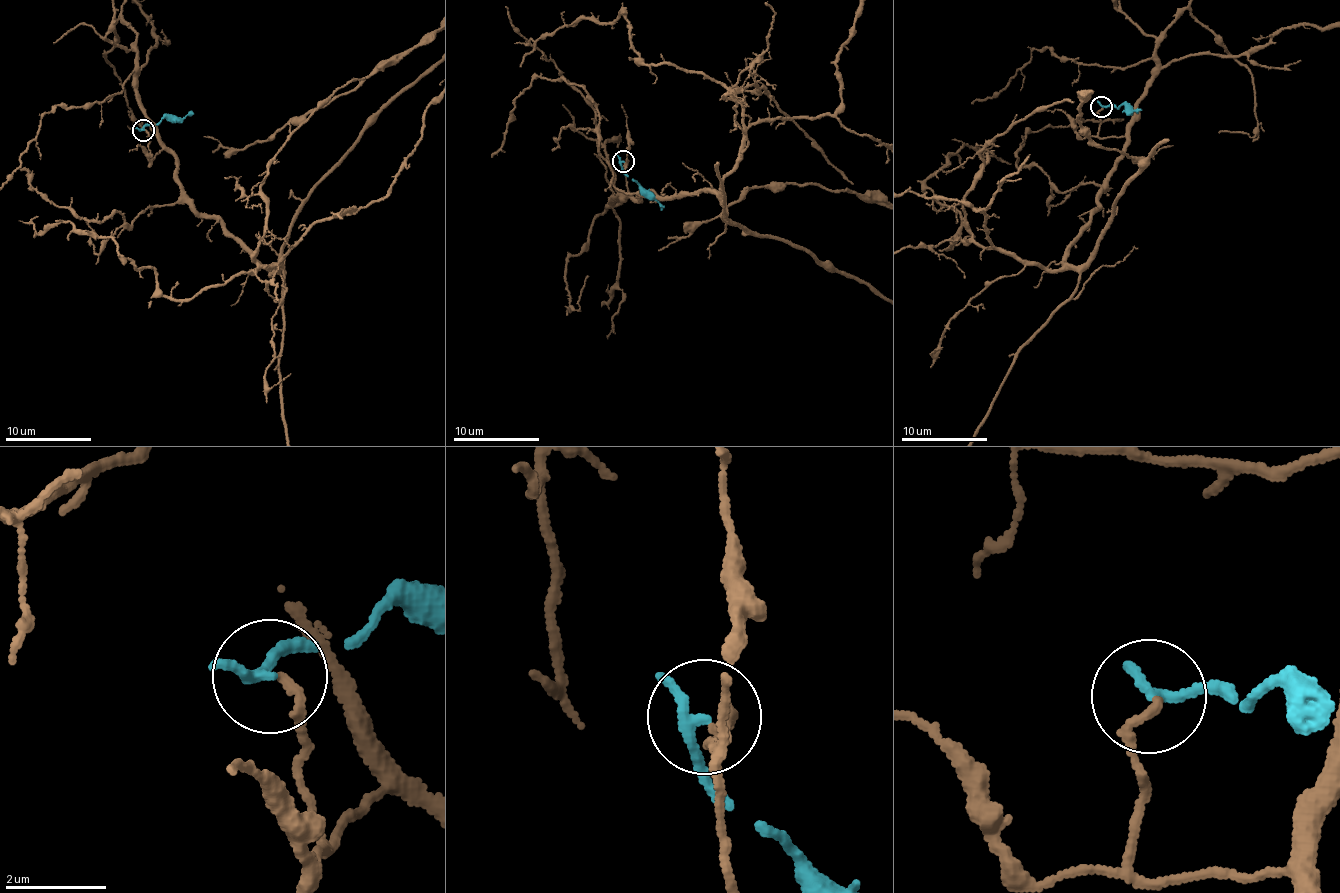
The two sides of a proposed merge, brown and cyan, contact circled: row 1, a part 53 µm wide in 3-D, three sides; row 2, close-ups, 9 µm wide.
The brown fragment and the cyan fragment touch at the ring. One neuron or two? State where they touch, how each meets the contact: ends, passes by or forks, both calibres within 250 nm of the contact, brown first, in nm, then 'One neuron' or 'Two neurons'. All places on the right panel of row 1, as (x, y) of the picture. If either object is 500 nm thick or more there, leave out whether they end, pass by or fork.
Place: (1101, 106). At the ring brown ends. At the ring cyan passes by. Thickness 180 nm (brown) against 180 nm. Two neurons

